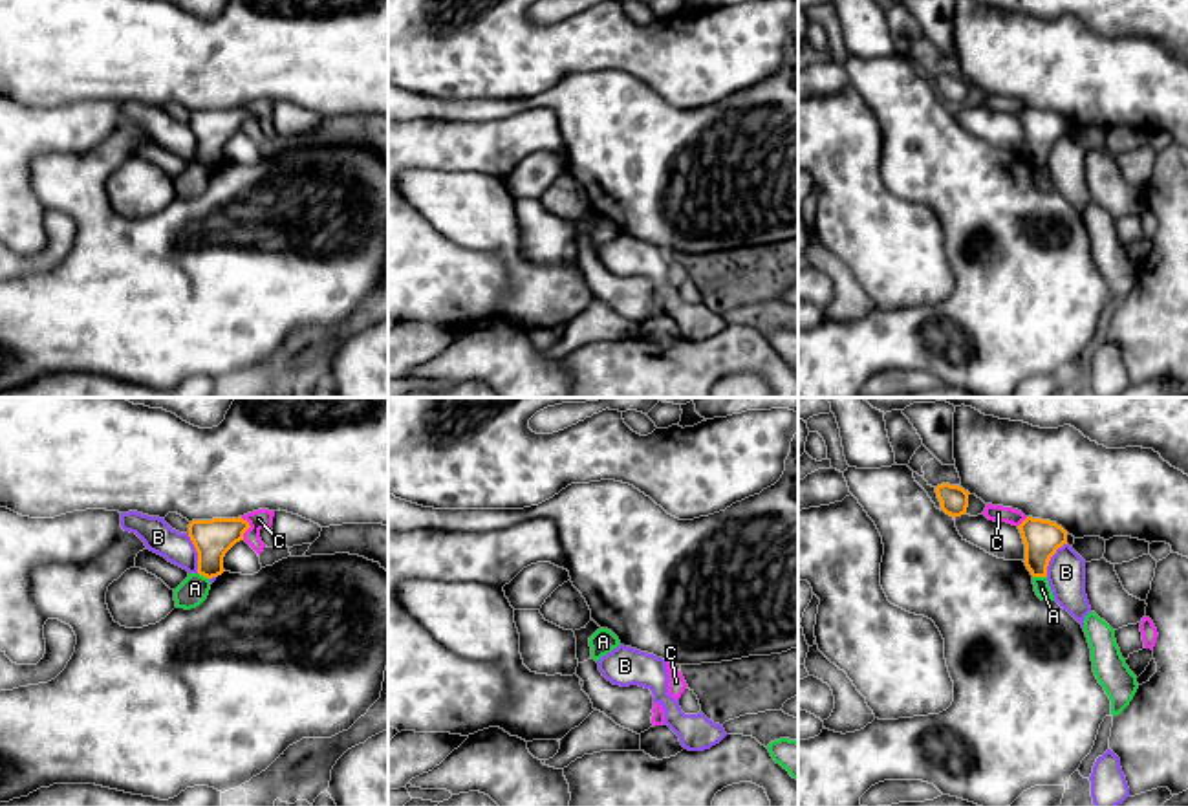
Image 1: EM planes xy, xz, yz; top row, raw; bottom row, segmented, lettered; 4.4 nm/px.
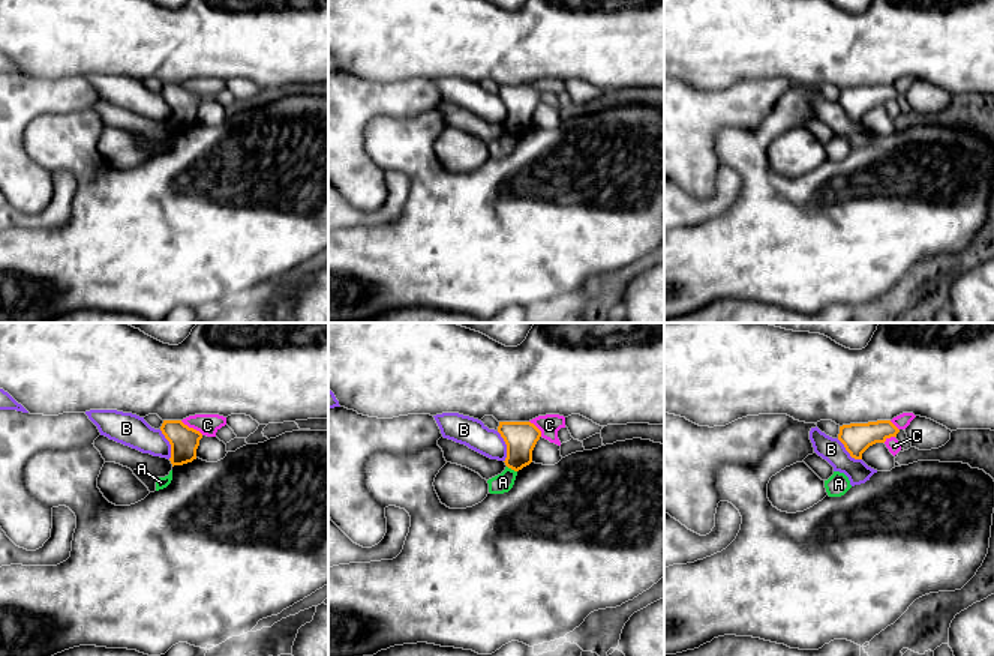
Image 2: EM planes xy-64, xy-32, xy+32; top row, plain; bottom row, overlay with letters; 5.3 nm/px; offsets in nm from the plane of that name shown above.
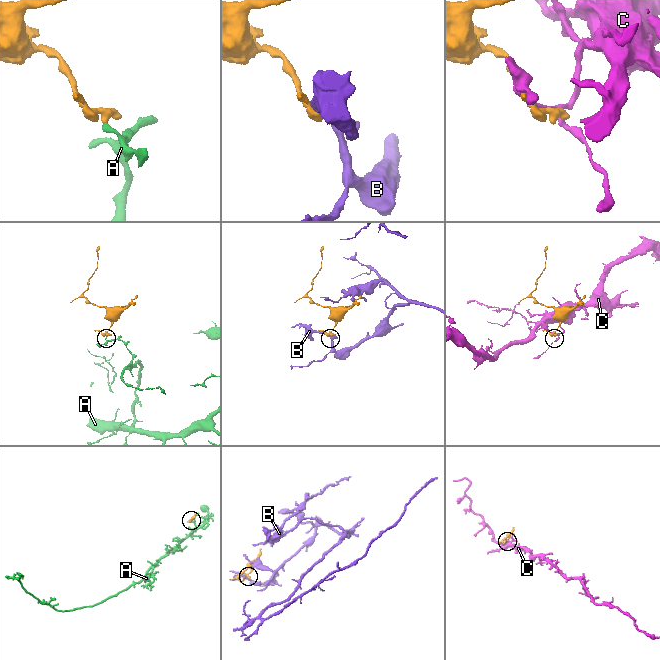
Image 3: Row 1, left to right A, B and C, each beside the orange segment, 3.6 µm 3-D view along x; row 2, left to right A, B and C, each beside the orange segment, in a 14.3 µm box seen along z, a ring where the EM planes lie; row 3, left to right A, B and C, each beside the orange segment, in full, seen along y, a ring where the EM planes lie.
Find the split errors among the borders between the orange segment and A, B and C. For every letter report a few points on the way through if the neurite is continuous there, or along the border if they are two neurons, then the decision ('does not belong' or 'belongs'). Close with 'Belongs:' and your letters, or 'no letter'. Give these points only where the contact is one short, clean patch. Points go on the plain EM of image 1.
A: along yz (1033, 165), (1046, 167) | does not belong
B: does not belong
C: does not belong
Belongs: no letter

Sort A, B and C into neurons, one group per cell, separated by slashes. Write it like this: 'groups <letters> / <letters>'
groups A / B / C

